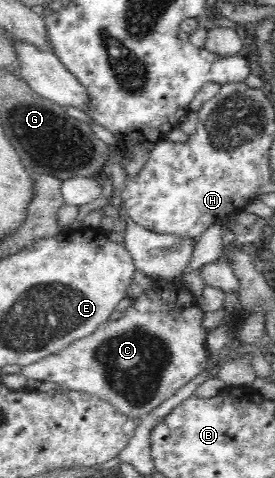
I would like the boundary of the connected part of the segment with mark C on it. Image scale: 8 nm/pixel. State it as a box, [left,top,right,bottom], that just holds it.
[21,277,208,421]

